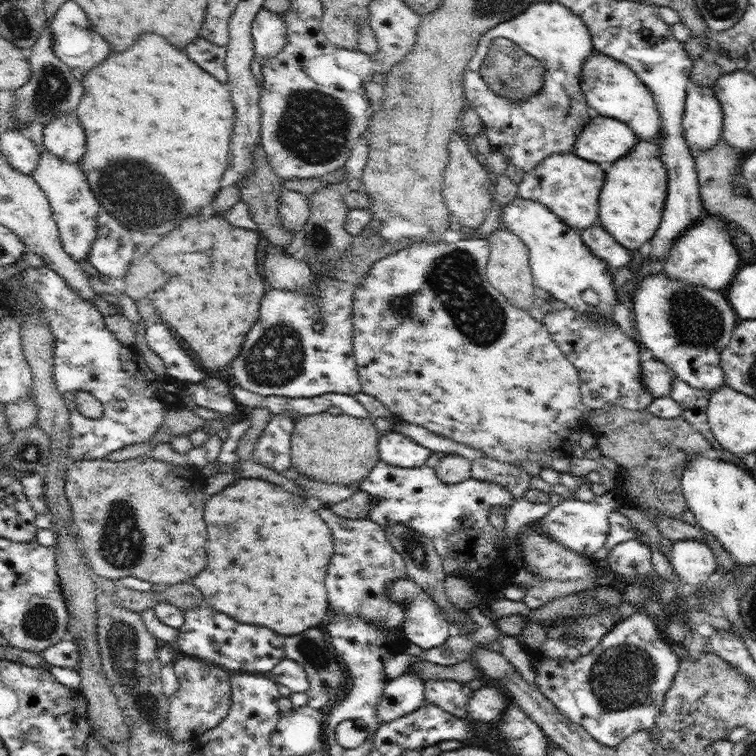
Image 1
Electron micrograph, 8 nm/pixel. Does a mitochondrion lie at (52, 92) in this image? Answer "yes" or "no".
yes

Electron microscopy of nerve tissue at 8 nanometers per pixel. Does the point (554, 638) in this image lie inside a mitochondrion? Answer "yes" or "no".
no

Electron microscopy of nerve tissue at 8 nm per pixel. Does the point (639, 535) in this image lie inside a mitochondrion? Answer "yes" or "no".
no

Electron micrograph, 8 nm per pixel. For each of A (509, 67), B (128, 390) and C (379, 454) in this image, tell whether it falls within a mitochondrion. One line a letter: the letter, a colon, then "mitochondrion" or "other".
A: mitochondrion
B: mitochondrion
C: other

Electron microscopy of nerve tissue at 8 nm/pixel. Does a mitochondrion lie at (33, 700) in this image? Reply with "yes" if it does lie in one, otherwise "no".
no

